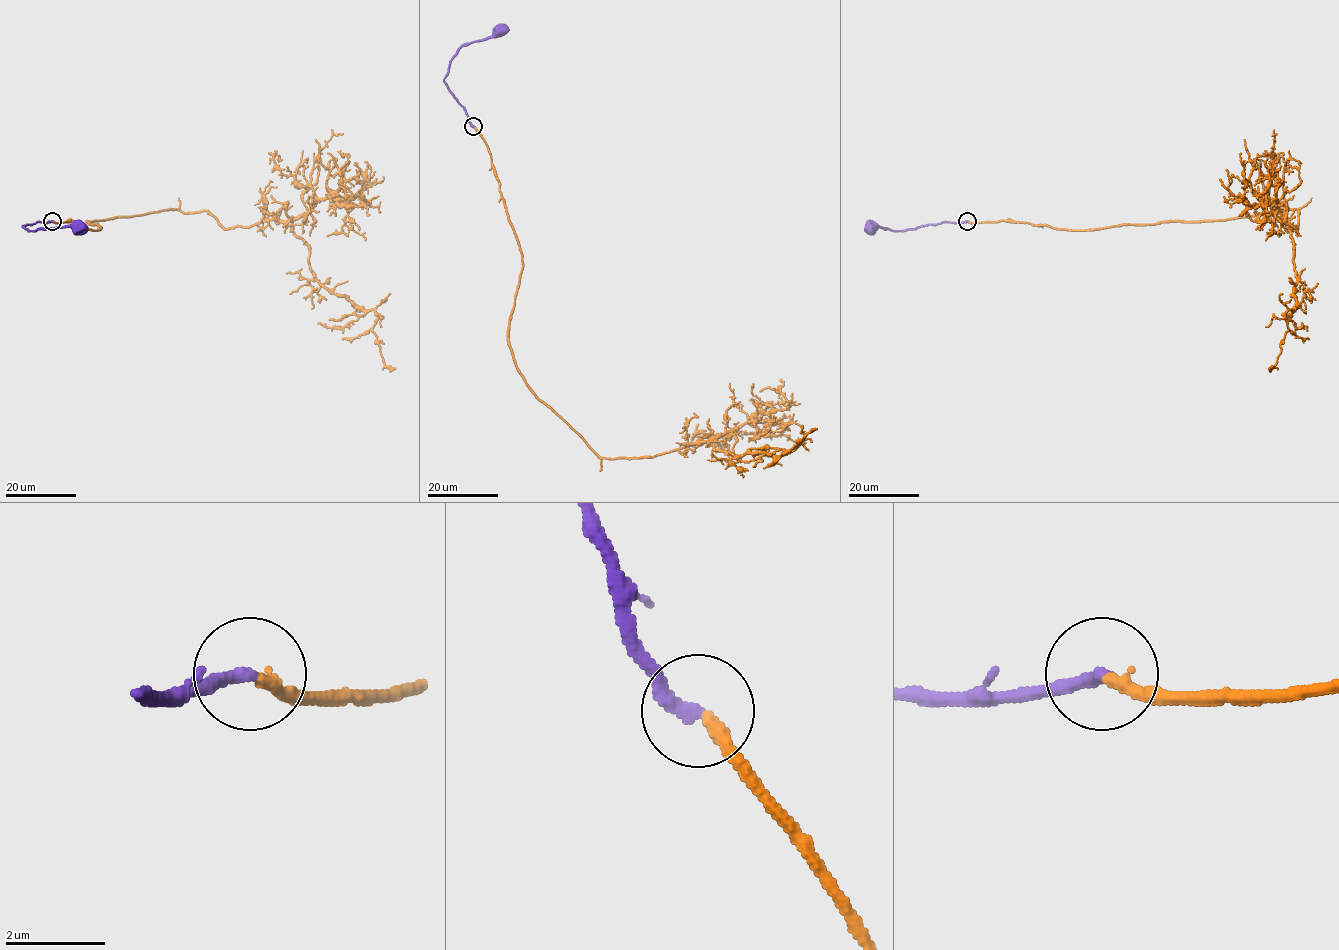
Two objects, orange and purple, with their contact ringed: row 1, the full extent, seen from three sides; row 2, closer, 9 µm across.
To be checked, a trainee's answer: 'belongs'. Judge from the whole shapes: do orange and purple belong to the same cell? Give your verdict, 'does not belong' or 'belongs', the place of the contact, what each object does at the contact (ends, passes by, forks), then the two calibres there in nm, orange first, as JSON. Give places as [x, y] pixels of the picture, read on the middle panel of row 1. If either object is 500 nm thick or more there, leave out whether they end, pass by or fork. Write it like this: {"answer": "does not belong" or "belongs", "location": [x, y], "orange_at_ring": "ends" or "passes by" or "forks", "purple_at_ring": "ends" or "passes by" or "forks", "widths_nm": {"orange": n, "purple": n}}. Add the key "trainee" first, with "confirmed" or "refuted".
{"trainee": "confirmed", "answer": "belongs", "location": [473, 126], "orange_at_ring": "ends", "purple_at_ring": "ends", "widths_nm": {"orange": 260, "purple": 300}}

